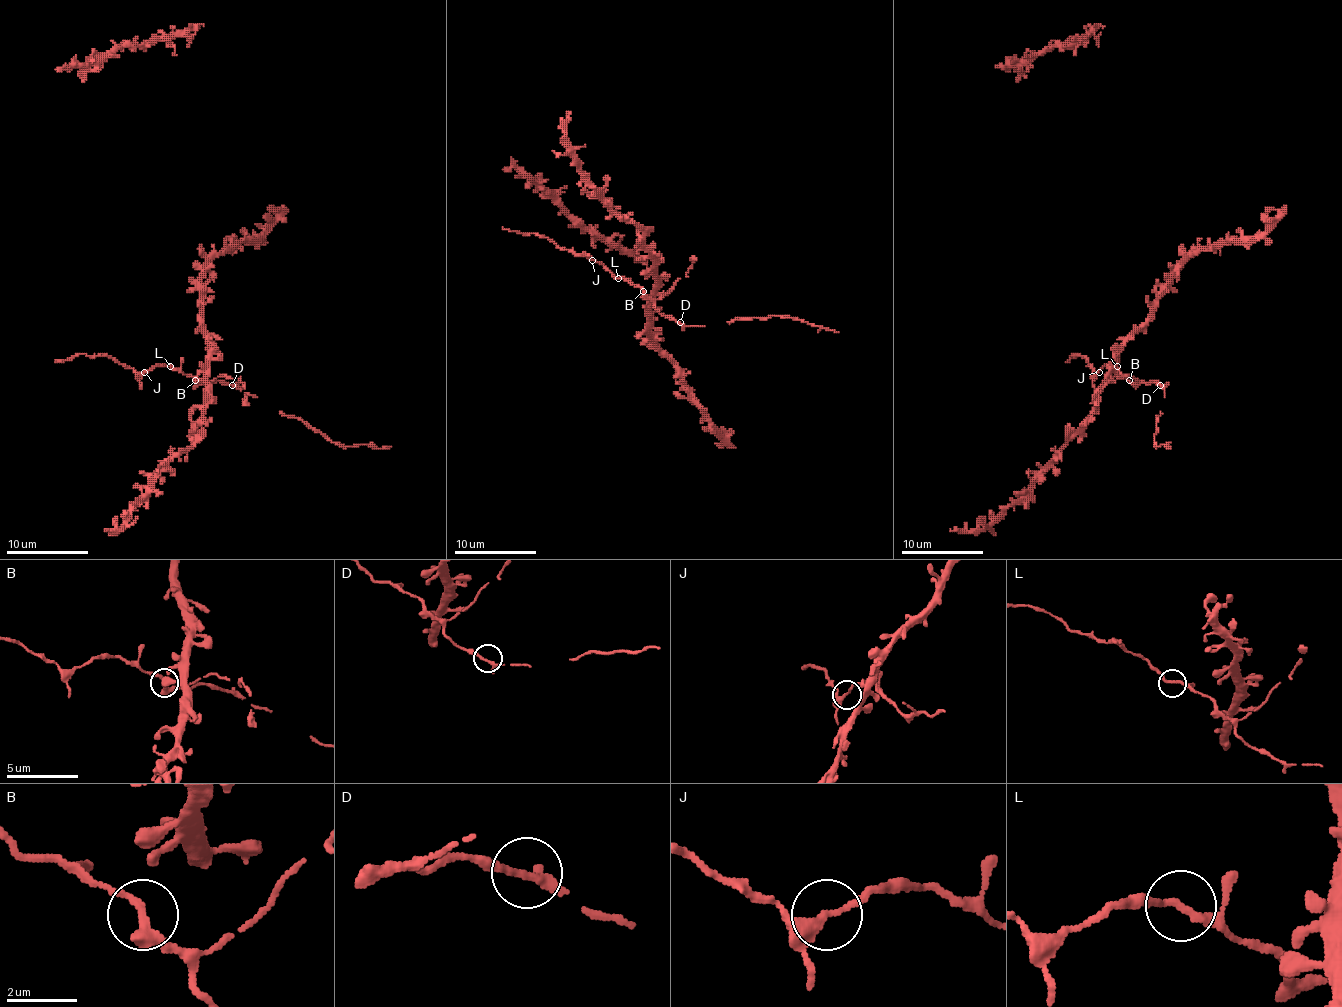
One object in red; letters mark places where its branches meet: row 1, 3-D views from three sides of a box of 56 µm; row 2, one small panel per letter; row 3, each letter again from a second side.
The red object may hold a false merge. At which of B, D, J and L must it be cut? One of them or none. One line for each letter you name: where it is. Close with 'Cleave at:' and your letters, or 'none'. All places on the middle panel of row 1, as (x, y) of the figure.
Cleave at: none

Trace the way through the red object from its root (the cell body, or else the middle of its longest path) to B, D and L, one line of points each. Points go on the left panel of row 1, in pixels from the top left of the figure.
B: (201, 255), (206, 259), (201, 275), (201, 333), (208, 345), (208, 364), (195, 380)
D: (201, 255), (206, 259), (201, 275), (201, 333), (208, 345), (208, 364), (195, 380), (222, 380), (232, 385)
L: (201, 255), (206, 259), (201, 275), (201, 333), (208, 345), (208, 364), (197, 376), (187, 376), (170, 366)

